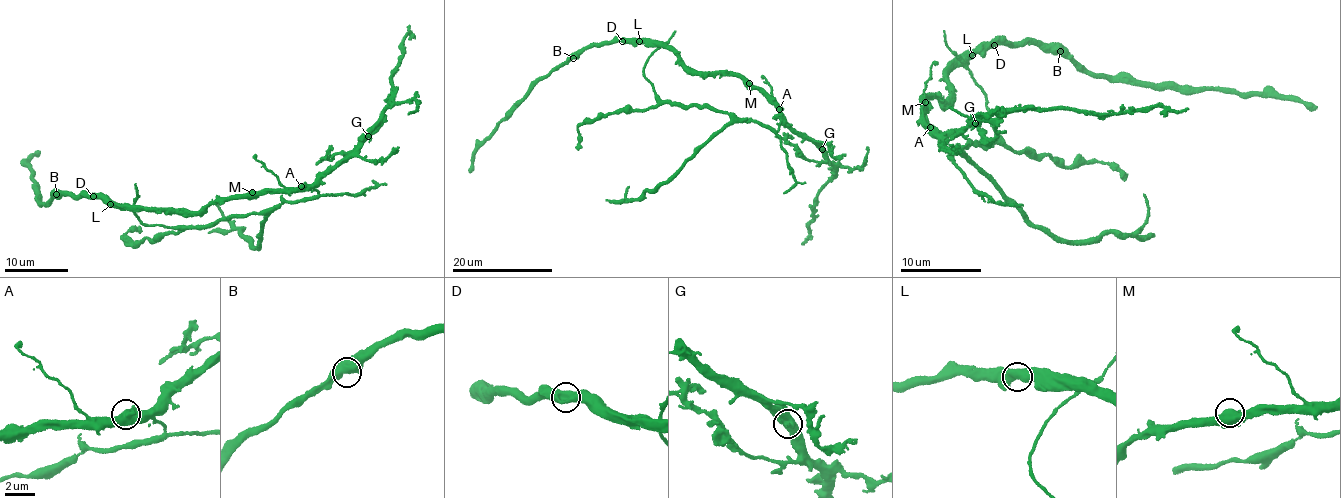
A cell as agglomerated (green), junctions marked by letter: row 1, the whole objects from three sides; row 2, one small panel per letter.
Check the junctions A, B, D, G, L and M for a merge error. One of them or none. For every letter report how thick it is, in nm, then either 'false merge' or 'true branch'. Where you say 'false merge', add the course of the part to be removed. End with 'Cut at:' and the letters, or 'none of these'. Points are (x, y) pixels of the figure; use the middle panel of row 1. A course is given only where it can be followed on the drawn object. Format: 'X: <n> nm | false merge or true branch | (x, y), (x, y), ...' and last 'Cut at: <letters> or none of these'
A: 600 nm | false merge | (779, 109), (776, 131), (696, 104), (663, 102), (643, 110), (619, 110), (578, 127), (578, 150)
B: 600 nm | true branch
D: 550 nm | true branch
G: 650 nm | true branch
L: 600 nm | true branch
M: 600 nm | true branch
Cut at: A

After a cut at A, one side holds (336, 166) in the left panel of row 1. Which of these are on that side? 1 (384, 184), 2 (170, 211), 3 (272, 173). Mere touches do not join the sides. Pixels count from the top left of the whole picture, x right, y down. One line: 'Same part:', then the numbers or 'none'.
Same part: 2

